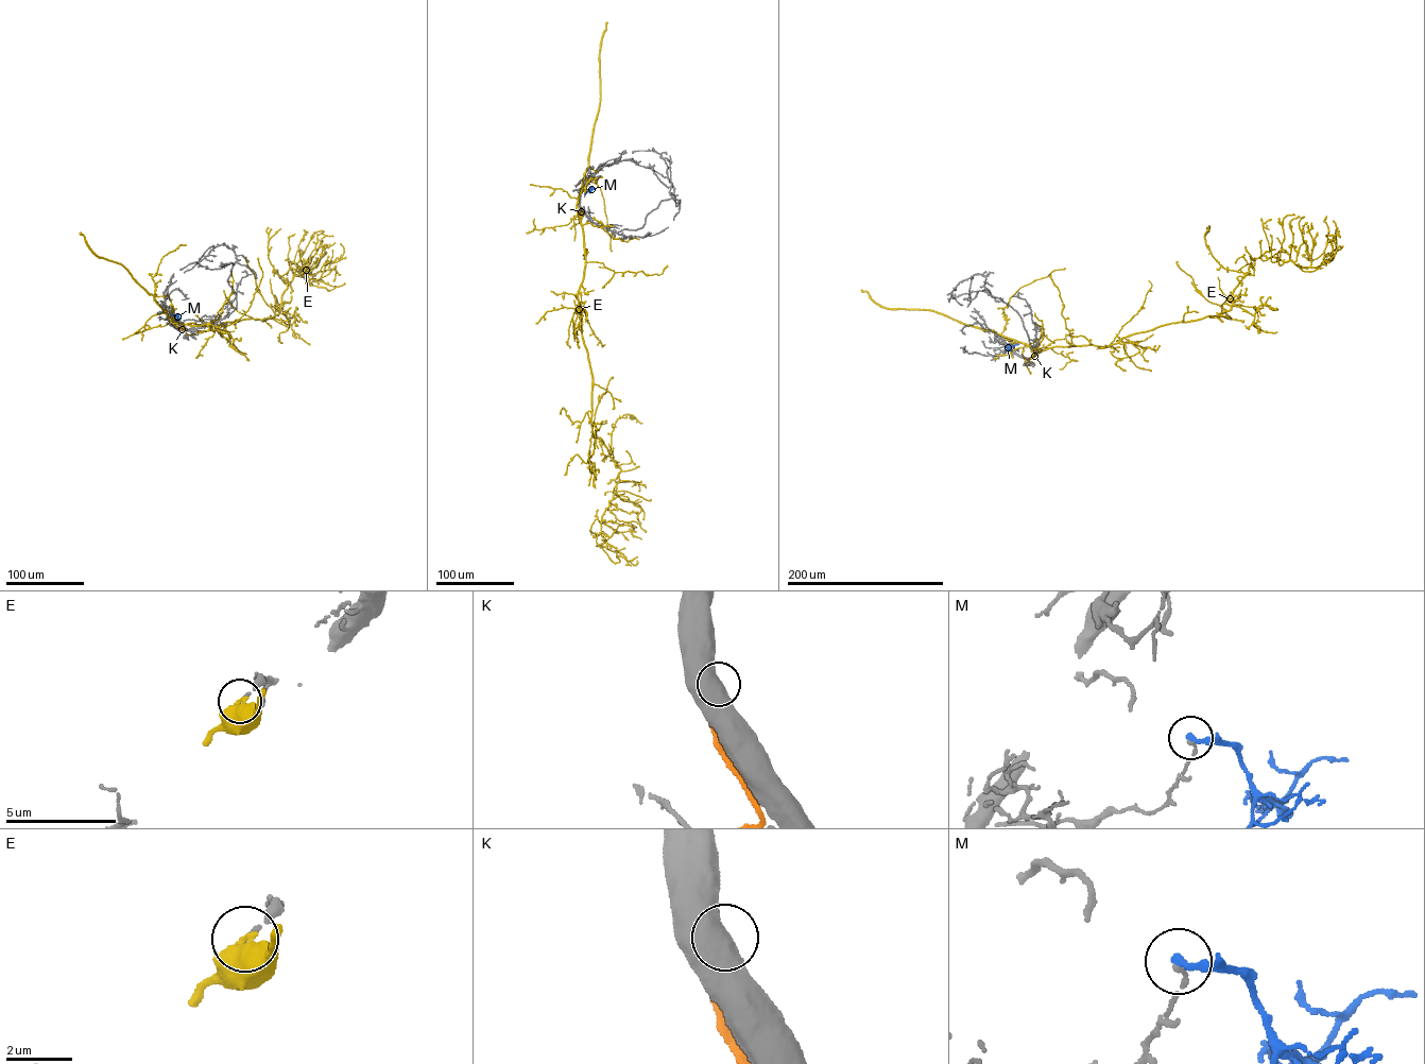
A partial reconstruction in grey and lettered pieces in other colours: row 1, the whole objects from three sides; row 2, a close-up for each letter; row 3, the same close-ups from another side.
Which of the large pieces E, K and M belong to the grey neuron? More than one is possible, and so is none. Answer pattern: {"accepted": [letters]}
{"accepted": []}

